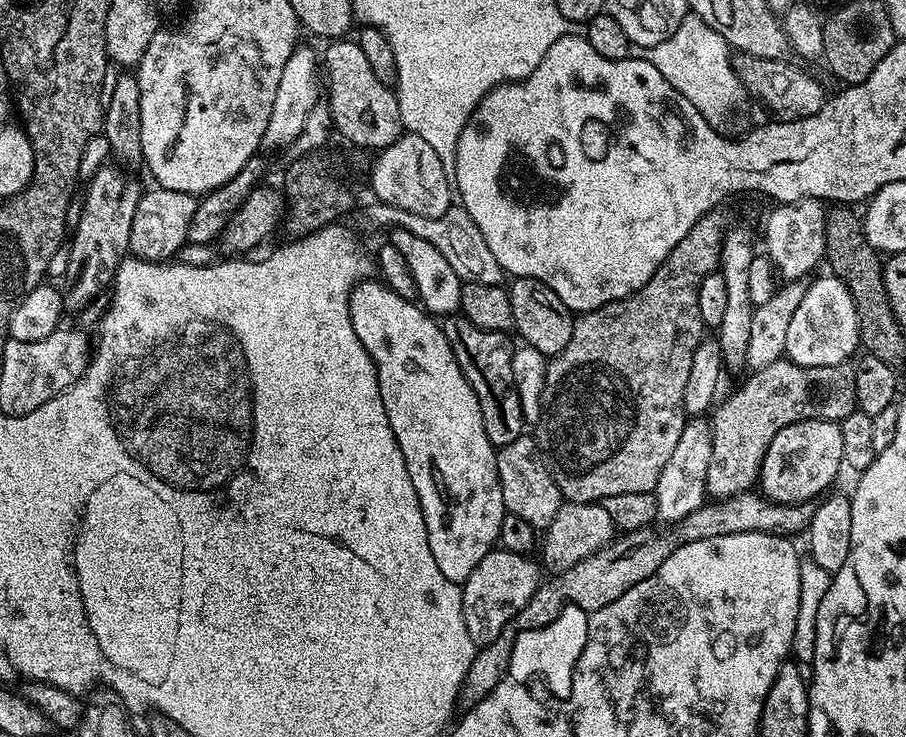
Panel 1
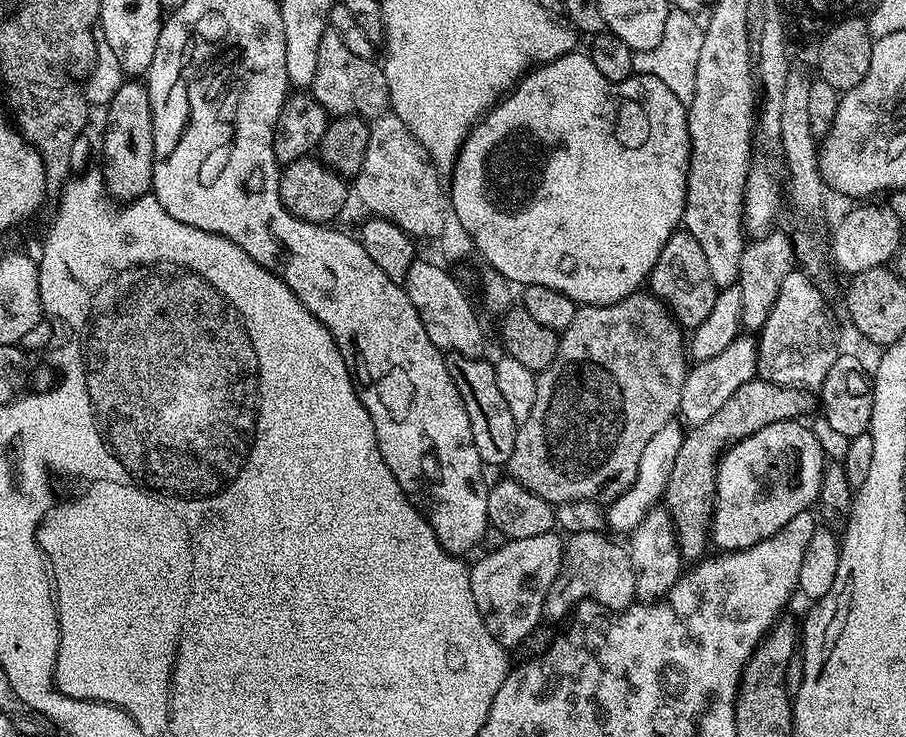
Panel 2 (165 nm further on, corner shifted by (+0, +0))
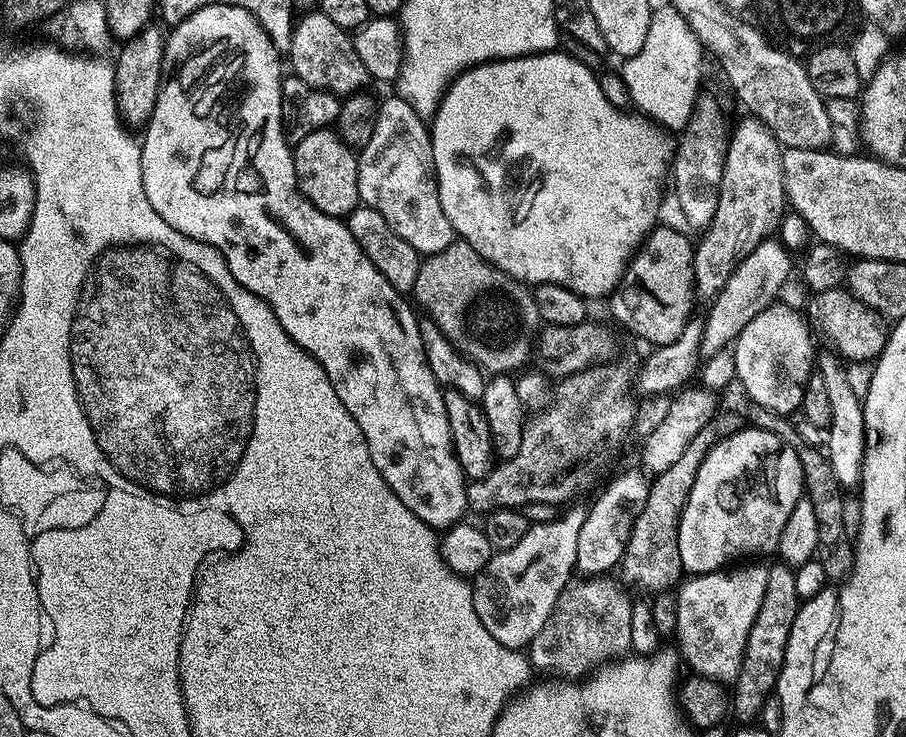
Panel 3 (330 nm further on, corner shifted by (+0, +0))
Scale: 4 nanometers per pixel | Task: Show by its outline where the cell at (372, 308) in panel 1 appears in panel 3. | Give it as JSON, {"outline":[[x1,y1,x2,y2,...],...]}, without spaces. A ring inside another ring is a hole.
{"outline":[[217,2,214,6,200,8,167,33,164,45,166,79,161,83,158,102,143,129,145,132,140,145,142,186,146,190,146,198,150,198,150,206,154,206,154,210,158,210,161,218,170,222,170,226,174,226,174,230,198,242,214,246,220,251,230,274,234,274,236,281,246,290,250,290,250,294,266,301,270,310,274,310,282,330,286,330,288,337,303,352,309,352,322,366,322,370,326,370,326,378,330,378,334,386,334,394,338,394,342,406,350,410,350,418,358,422,358,430,362,430,366,438,370,458,374,466,378,466,378,474,382,474,390,490,394,490,394,494,402,498,402,503,414,514,418,514,418,518,422,518,422,522,426,522,431,528,437,530,447,530,453,524,463,521,466,516,464,512,469,511,468,484,456,458,456,451,452,449,452,435,444,405,444,392,426,362,424,343,420,337,420,320,418,316,415,316,417,313,413,305,398,290,394,290,394,286,390,286,390,282,386,282,386,278,378,274,378,266,374,266,374,262,370,262,370,258,362,254,362,246,354,242,354,234,350,234,347,223,330,214,322,214,322,210,318,210,318,206,311,204,297,188,292,148,287,138,284,137,282,126,282,94,280,93,282,71,280,72,280,64,277,61,278,56,277,49,273,48,268,35,260,29,260,24,256,19,244,8,230,6,226,2]]}

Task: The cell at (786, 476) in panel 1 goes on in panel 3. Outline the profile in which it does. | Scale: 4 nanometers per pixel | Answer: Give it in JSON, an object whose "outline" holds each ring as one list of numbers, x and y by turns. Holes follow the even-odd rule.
{"outline":[[751,426,742,428,741,432,733,430,716,441,698,466,694,486,690,486,690,498,678,525,678,554,685,573,718,572,727,569,733,562,764,558,760,556,767,552,775,553,780,547,786,518,790,518,794,506,805,493,802,462,795,449,766,430]]}

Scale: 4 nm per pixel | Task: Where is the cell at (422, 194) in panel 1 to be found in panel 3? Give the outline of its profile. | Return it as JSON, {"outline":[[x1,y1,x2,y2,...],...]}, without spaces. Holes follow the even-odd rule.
{"outline":[[392,94,385,100,379,101,376,109,376,125,370,142,358,152,358,194,363,207,378,210,382,218,398,238,410,242,414,250,424,256,438,254,438,250,446,250,454,239,450,226,450,218,446,218,442,210,442,202,438,198,438,182,436,181,436,167,434,166,434,150,432,149,432,133,425,117,419,116,398,94]]}

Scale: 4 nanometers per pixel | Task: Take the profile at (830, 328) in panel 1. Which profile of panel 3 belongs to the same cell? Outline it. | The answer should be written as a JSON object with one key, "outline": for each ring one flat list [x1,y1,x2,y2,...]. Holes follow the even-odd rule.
{"outline":[[772,304,761,310,757,316,743,321,738,338,731,349,736,363,736,379,745,387,745,394,766,410,774,411,778,415,791,417,800,407,804,397,804,385,808,377,814,372,814,356,812,360,812,334,808,330,809,323,803,315,800,316,792,308,784,304]]}

